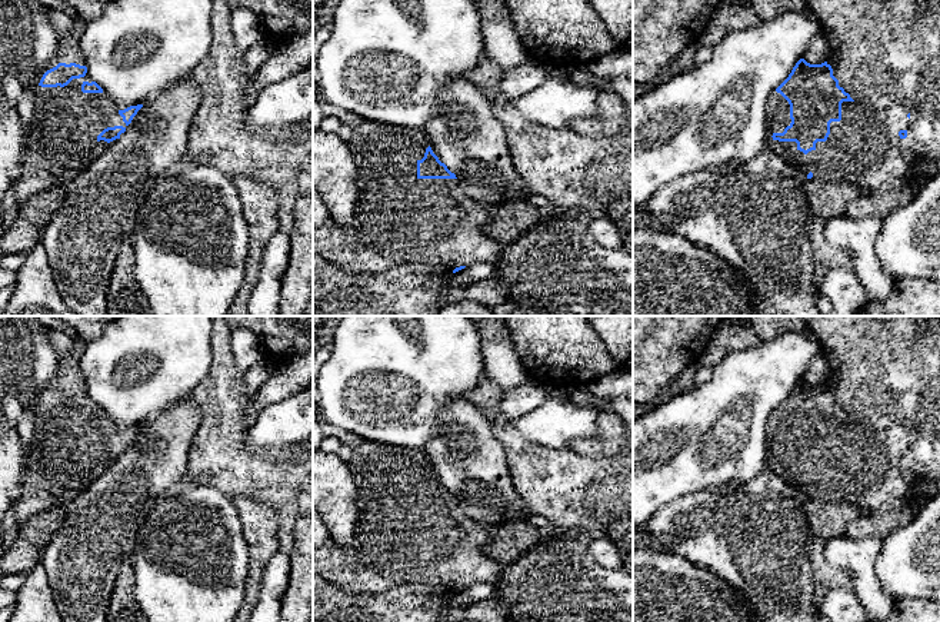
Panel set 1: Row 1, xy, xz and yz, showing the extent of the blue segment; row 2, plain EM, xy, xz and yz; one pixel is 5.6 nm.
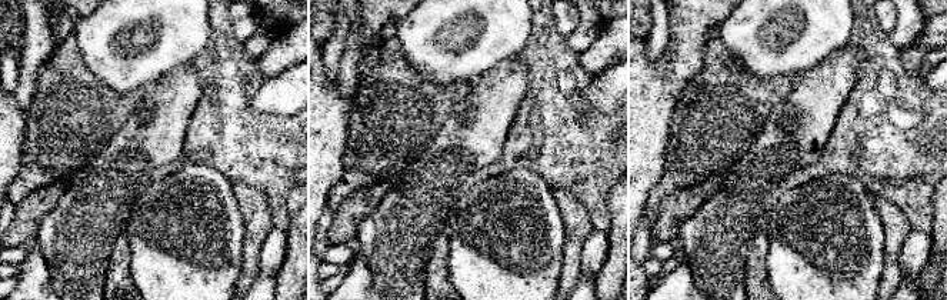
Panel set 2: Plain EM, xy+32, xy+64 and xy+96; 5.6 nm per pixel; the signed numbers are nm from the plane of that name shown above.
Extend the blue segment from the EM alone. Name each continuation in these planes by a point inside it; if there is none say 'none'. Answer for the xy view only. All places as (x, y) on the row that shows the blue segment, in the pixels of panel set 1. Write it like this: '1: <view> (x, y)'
none

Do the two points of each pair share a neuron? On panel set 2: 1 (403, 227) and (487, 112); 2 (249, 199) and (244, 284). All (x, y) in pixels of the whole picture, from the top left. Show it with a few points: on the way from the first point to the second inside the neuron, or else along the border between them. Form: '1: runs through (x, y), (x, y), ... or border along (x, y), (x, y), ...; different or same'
1: runs through (430, 199), (467, 162), (476, 140); same
2: runs through (253, 220), (250, 263); same

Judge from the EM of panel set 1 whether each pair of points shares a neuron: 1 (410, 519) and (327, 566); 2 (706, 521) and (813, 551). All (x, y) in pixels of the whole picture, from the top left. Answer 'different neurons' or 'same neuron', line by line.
1: same neuron
2: same neuron

